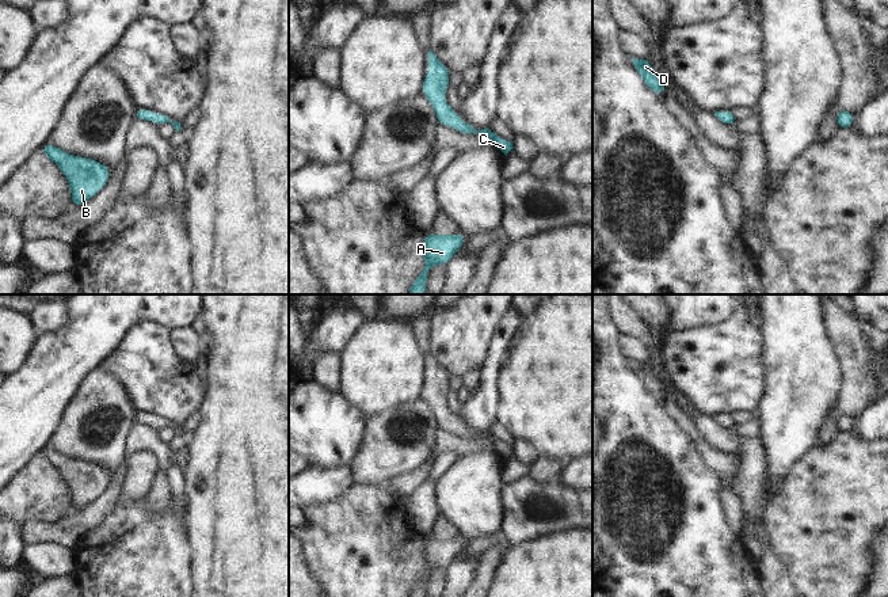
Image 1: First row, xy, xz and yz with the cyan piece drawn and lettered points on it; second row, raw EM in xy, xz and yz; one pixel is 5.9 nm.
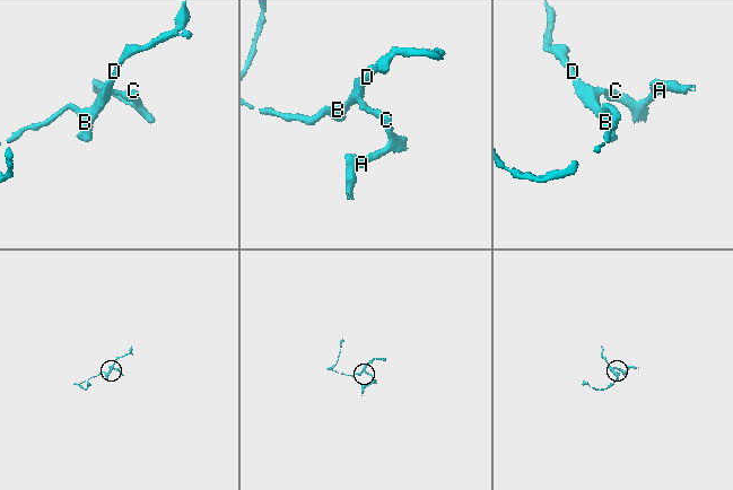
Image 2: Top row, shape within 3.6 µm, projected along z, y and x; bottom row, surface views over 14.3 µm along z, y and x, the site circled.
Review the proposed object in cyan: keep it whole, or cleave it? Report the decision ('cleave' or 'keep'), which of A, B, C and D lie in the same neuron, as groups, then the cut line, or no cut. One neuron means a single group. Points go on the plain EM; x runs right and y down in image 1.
keep | A B C D | no cut

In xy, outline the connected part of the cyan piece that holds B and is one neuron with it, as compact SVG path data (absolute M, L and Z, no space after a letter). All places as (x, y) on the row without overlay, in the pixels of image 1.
M45 446L39 452L66 480L72 497L73 513L84 509L108 484L111 474L92 463L72 460L68 456Z

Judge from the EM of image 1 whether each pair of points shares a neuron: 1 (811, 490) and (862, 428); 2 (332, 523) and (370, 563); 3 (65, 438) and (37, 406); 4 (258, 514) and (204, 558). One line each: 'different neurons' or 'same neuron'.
1: different neurons
2: same neuron
3: different neurons
4: same neuron

